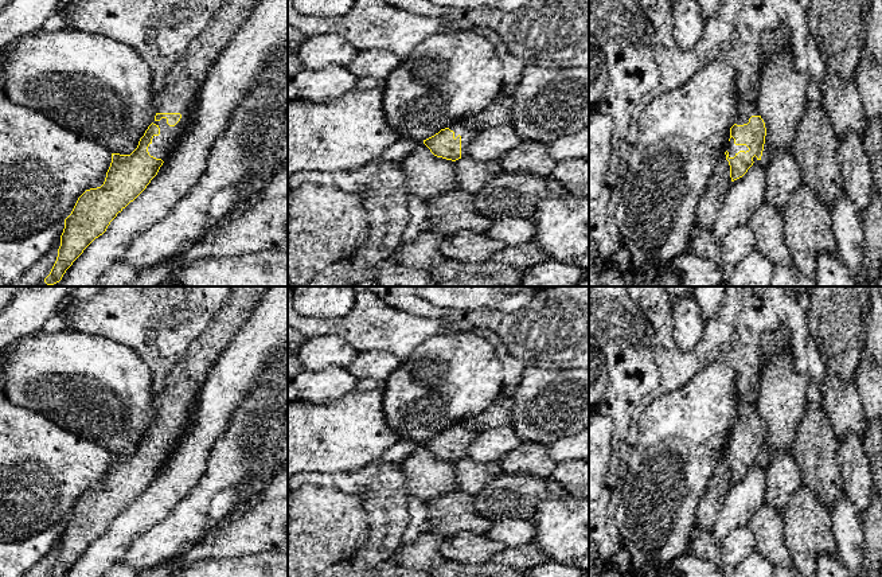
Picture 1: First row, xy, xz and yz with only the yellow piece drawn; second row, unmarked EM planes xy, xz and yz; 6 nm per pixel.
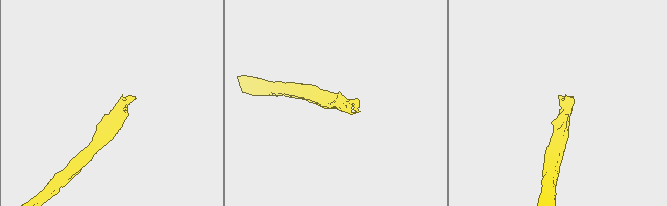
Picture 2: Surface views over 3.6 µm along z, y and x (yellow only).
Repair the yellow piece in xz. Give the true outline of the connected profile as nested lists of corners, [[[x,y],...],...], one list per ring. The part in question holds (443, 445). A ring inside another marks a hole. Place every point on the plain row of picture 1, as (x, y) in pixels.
[[[457,424],[424,441],[424,445],[434,457],[456,463],[468,456],[473,438],[473,430]]]

